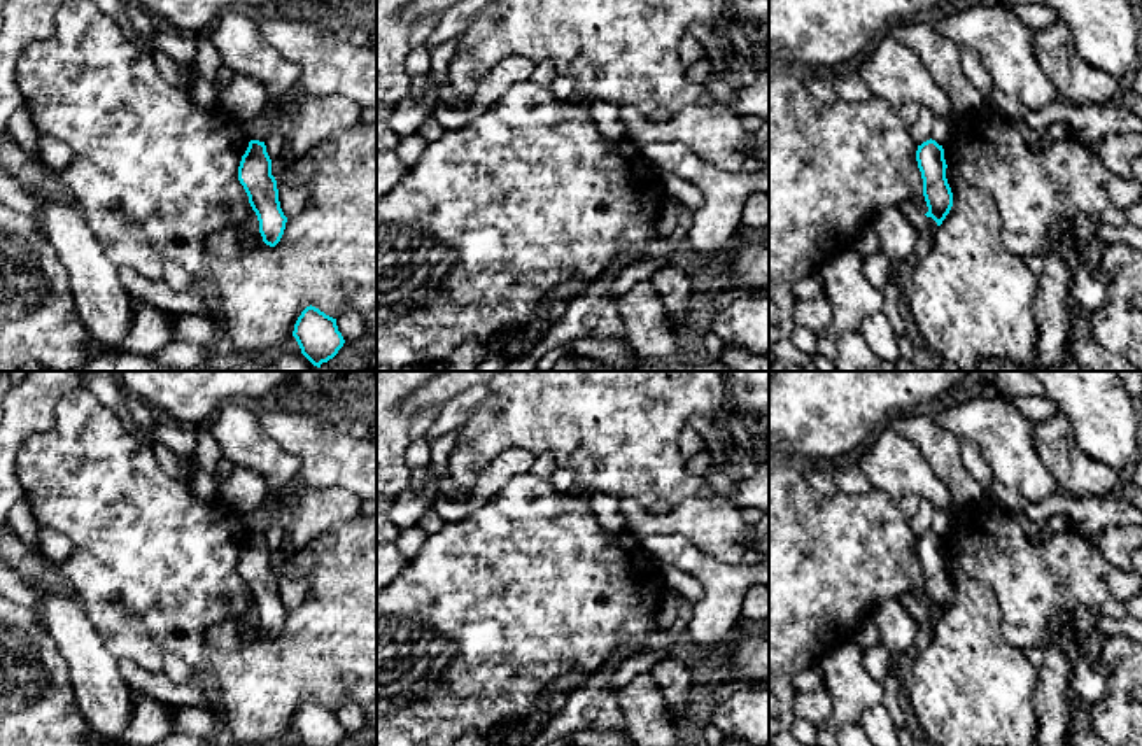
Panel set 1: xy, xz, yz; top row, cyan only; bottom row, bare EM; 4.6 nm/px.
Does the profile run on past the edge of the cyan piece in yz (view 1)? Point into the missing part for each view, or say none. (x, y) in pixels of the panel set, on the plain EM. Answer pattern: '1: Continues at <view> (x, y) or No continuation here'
1: No continuation here

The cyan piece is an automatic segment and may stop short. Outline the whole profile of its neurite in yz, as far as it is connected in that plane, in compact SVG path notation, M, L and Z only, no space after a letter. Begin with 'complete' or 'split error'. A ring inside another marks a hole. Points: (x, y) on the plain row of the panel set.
complete; M927 532L916 543L918 560L923 571L923 588L928 599L927 609L942 616L953 599L953 585L946 571L944 541L935 532Z

